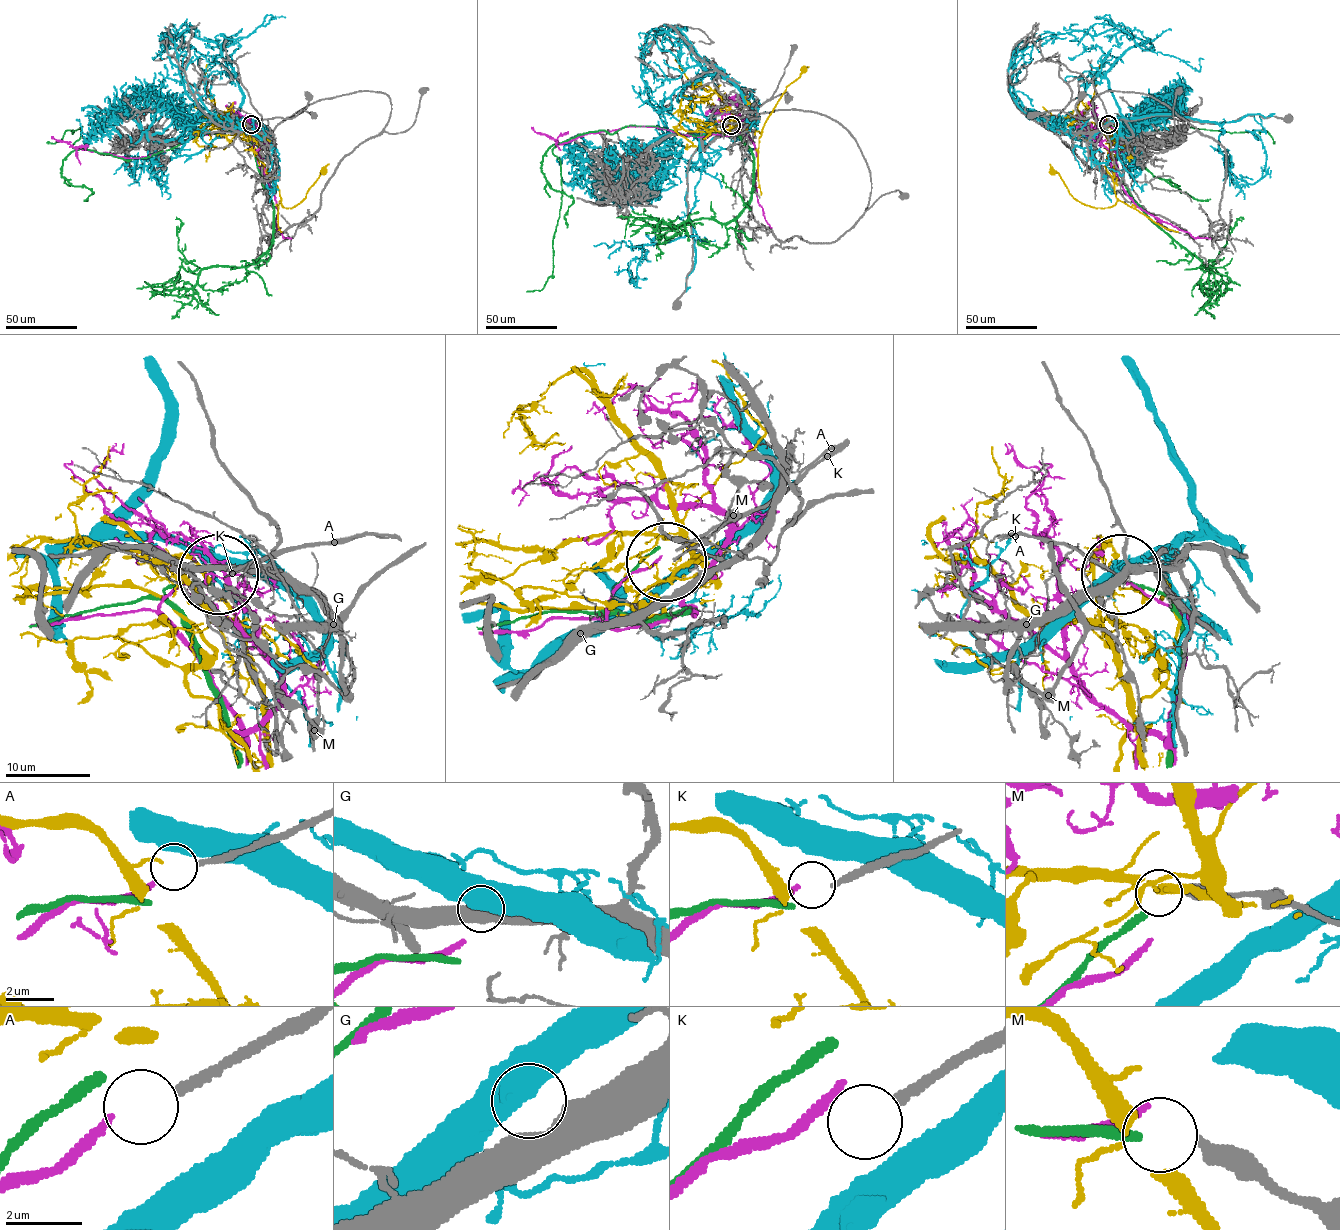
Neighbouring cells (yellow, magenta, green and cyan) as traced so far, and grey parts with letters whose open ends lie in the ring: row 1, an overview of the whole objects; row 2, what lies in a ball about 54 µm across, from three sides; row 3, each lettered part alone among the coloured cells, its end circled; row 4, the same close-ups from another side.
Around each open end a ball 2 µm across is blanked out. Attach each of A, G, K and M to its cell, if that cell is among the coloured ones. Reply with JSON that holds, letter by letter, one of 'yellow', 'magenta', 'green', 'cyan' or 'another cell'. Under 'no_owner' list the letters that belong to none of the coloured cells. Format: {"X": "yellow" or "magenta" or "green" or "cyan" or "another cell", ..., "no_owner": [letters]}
{"A": "magenta", "G": "another cell", "K": "another cell", "M": "another cell", "no_owner": ["G", "K", "M"]}

